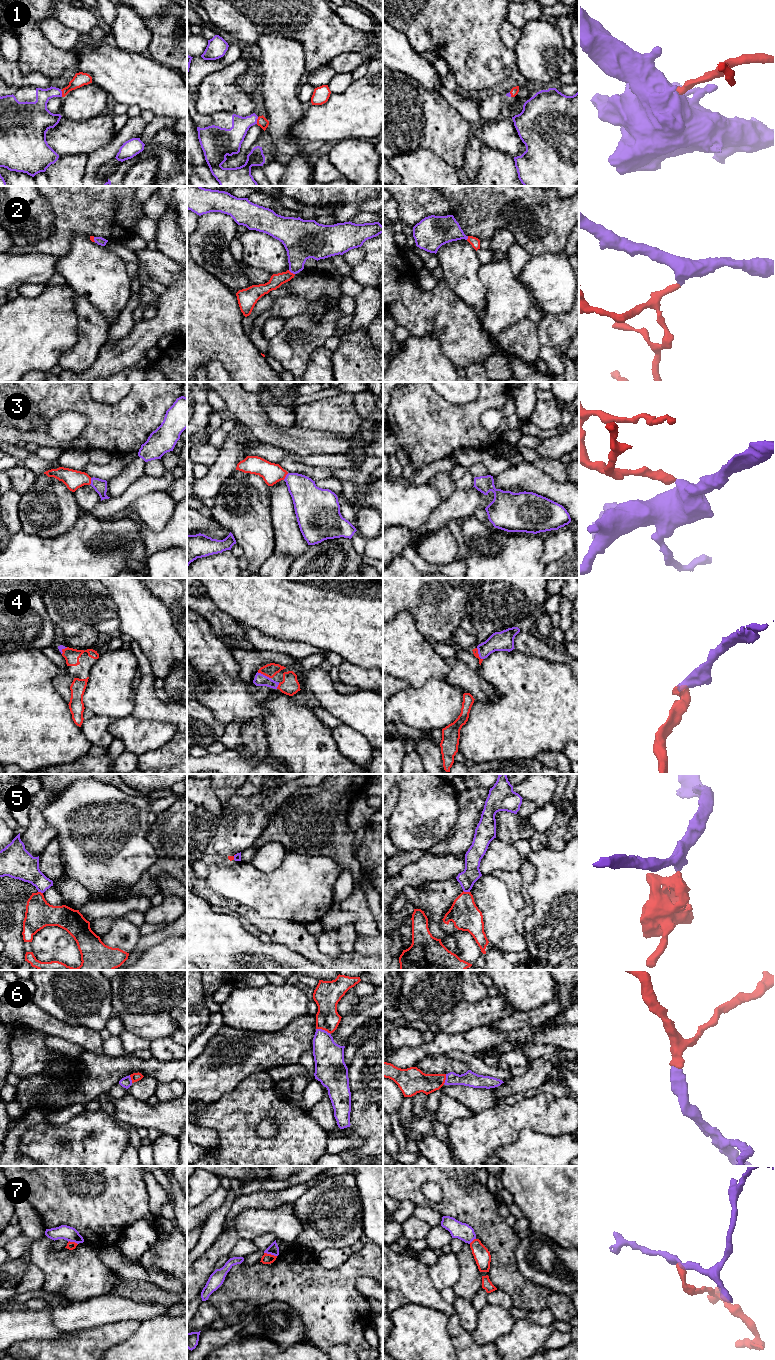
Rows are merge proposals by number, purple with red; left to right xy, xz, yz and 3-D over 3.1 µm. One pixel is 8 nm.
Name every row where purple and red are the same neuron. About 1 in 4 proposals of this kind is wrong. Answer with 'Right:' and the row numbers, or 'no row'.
Right: 1, 2, 3, 4, 6

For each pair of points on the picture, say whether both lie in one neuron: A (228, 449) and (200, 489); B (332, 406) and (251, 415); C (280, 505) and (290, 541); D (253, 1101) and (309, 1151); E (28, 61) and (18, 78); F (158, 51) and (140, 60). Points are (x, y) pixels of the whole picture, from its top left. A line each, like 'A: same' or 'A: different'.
A: same
B: different
C: same
D: same
E: different
F: different

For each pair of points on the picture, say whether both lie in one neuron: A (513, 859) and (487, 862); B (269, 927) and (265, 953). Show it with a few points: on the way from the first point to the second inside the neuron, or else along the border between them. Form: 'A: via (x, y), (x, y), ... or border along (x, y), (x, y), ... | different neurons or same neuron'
A: via (507, 859), (493, 859) | same neuron
B: border along (272, 940), (284, 944), (293, 951) | different neurons

